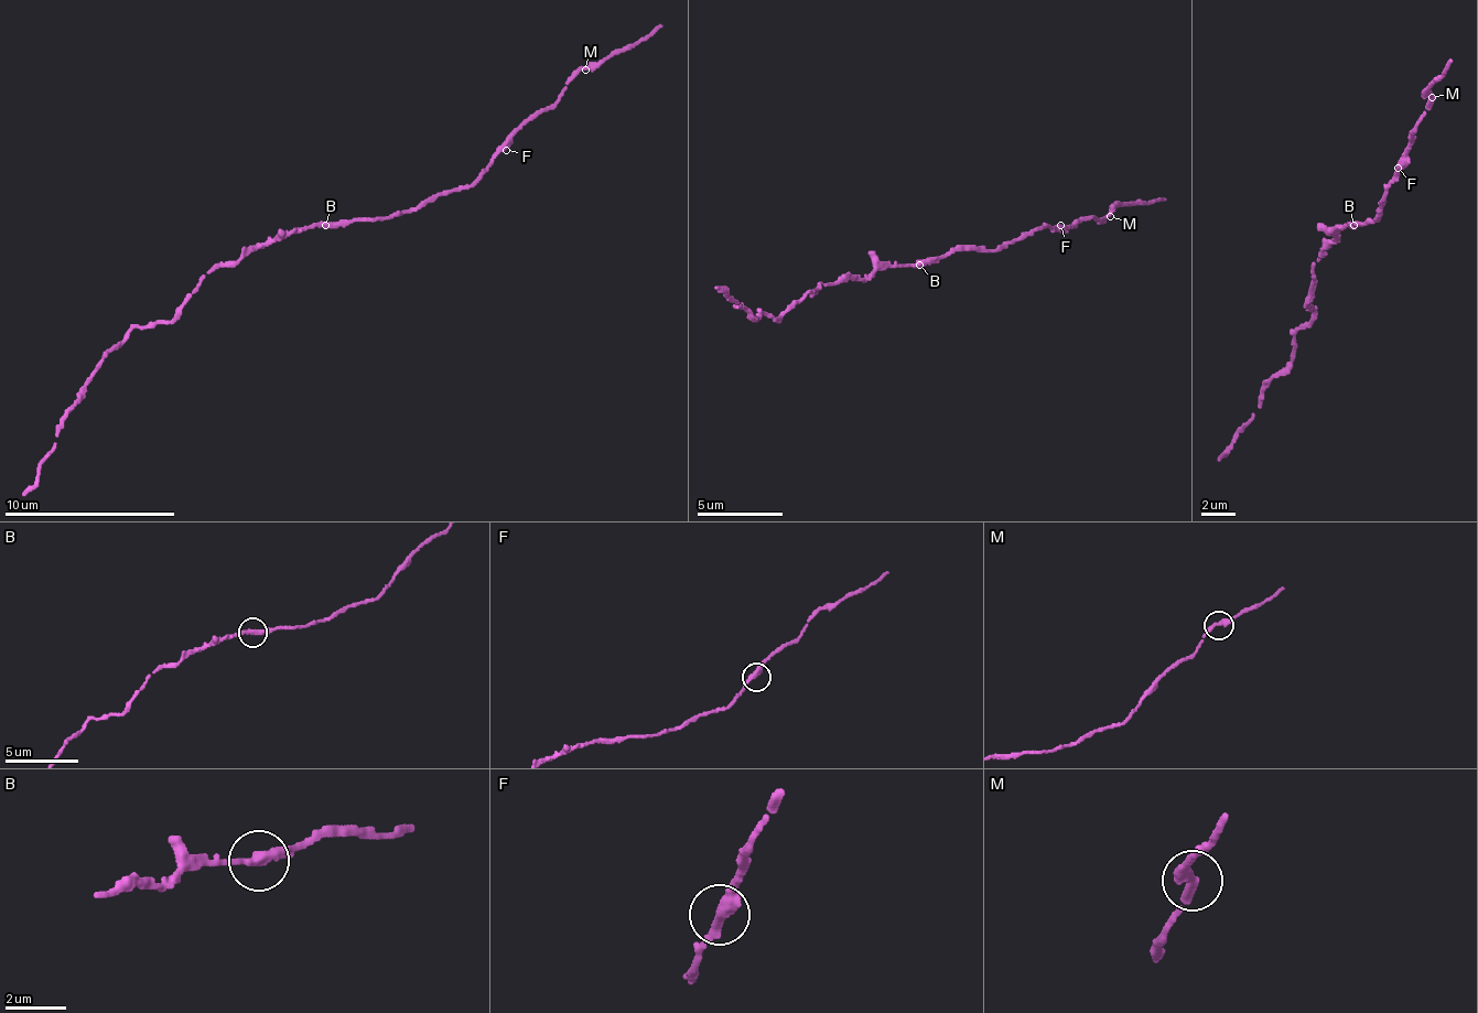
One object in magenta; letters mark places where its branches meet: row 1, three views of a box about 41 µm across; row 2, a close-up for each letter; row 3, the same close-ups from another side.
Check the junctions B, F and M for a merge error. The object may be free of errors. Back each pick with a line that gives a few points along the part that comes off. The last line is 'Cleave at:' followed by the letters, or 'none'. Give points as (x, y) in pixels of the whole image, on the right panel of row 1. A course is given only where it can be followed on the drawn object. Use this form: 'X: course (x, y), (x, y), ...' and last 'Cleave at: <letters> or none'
Cleave at: none

